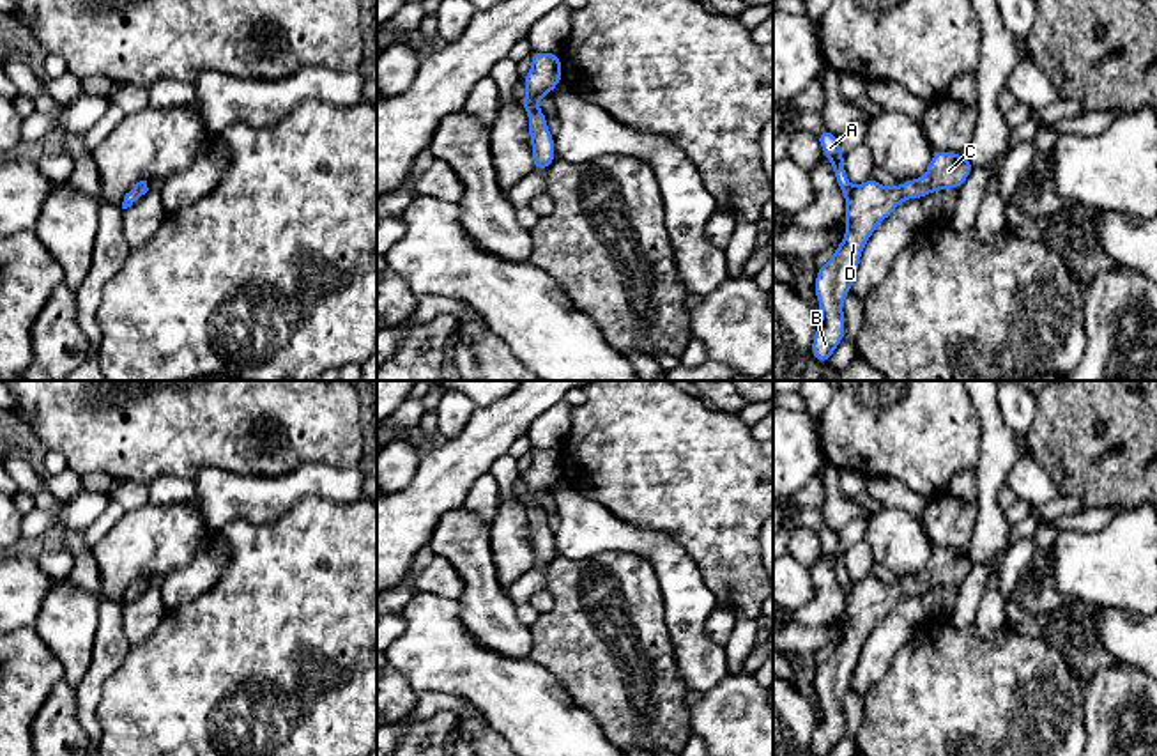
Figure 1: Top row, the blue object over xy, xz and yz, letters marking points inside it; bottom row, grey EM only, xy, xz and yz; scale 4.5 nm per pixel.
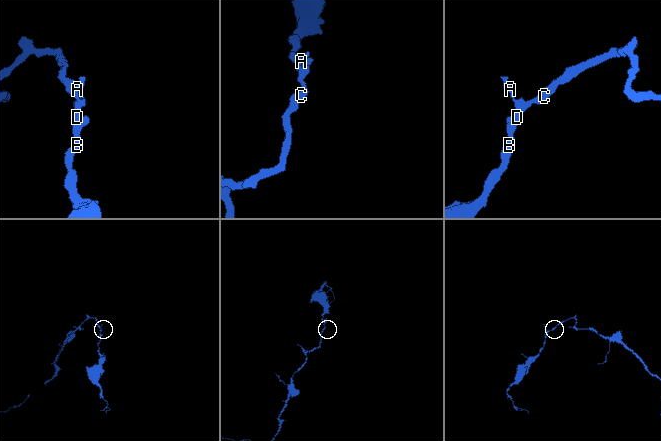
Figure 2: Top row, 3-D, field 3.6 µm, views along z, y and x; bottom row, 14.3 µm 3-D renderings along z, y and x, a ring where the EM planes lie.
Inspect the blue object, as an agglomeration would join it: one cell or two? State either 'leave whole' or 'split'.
leave whole

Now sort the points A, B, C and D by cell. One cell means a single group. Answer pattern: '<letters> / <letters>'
A B C D

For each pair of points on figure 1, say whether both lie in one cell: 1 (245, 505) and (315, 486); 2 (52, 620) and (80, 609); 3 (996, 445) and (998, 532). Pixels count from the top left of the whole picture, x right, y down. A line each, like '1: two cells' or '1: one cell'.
1: one cell
2: one cell
3: one cell

